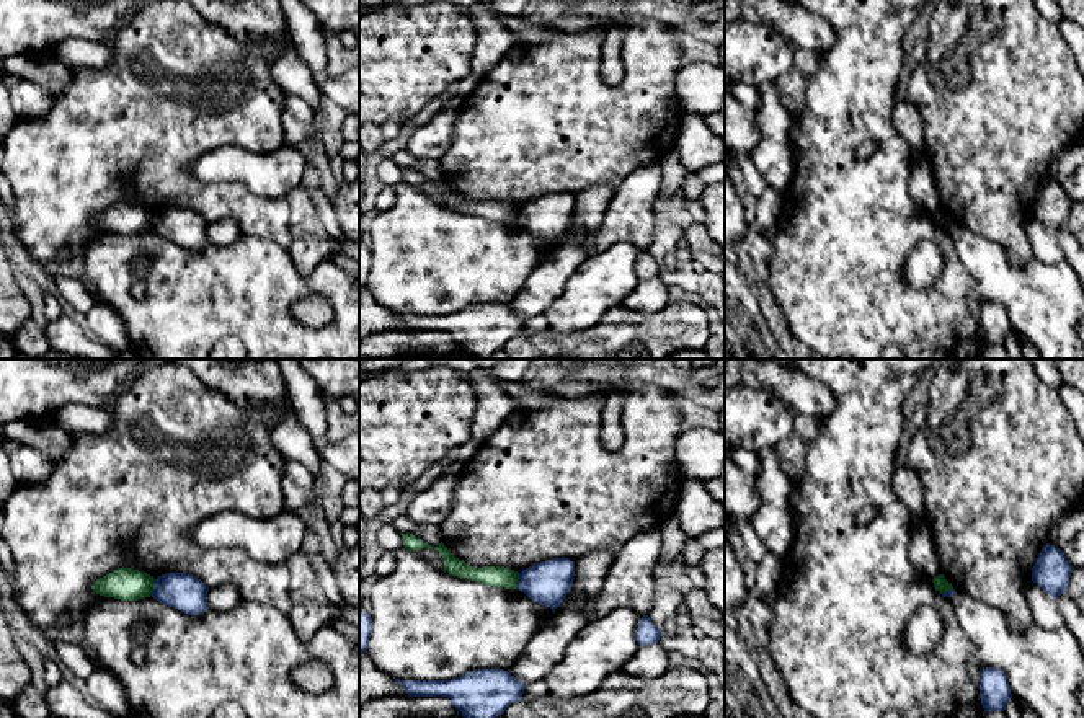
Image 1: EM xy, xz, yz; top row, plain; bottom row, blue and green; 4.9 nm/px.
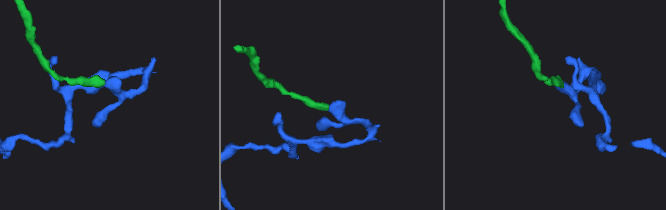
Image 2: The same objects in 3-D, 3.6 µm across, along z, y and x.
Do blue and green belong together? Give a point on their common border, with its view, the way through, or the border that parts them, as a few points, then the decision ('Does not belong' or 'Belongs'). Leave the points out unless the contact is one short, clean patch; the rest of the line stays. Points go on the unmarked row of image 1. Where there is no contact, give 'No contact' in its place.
Touches blue at xy (155, 222). Boundary: xy (155, 214), (155, 222), (151, 229). Does not belong

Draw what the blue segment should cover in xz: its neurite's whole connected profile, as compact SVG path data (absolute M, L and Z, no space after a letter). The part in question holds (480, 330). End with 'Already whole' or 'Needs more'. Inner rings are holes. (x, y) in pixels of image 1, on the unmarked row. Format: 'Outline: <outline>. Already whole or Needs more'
Outline: M503 304L470 305L452 315L395 315L406 325L408 331L447 331L464 352L477 359L488 359L496 351L501 351L513 336L521 335L526 323L524 317Z. Already whole

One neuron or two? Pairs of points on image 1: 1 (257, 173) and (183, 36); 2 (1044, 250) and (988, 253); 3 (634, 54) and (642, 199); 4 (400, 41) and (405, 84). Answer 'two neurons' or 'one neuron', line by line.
1: two neurons
2: two neurons
3: two neurons
4: one neuron

